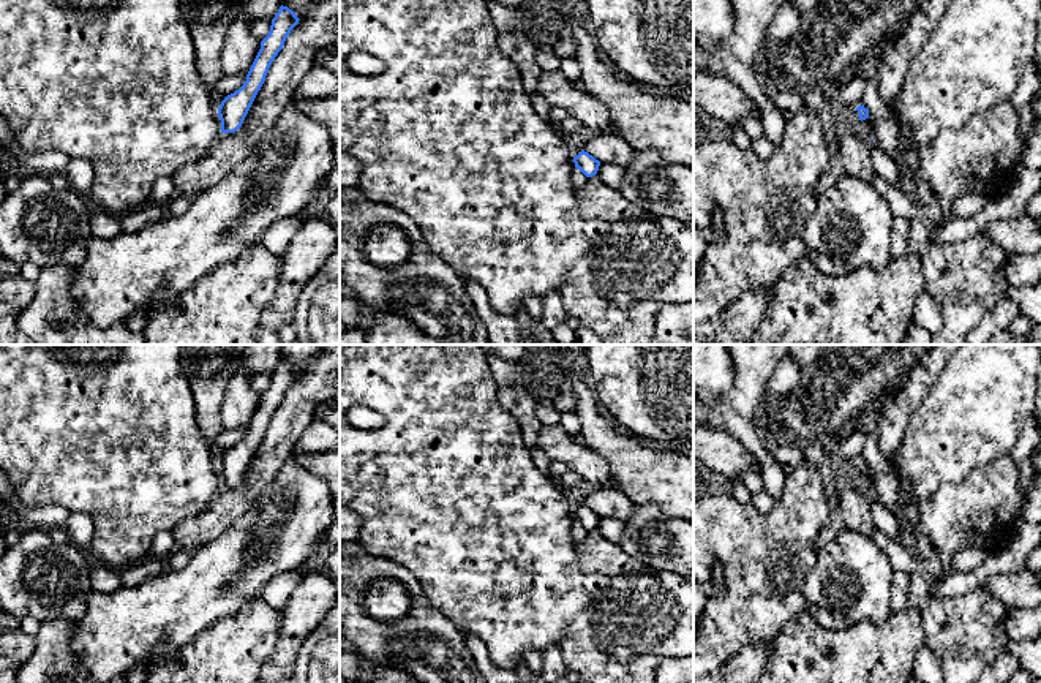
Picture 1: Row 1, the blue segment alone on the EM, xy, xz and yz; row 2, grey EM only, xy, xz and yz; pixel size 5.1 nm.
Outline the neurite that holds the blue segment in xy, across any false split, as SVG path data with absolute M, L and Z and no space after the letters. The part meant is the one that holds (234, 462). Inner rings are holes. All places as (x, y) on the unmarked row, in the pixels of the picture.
M283 359L280 360L278 367L272 373L269 389L261 395L261 403L246 428L245 438L234 447L227 449L218 462L221 487L235 487L242 481L265 435L272 416L283 403L287 389L299 375L300 373L292 364Z

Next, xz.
M584 504L573 511L573 517L575 522L580 523L586 531L596 530L600 520L600 515Z

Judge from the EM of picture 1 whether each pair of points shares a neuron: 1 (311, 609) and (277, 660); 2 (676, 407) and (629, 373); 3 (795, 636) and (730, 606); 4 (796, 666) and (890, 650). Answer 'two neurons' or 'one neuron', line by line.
1: one neuron
2: one neuron
3: two neurons
4: one neuron

